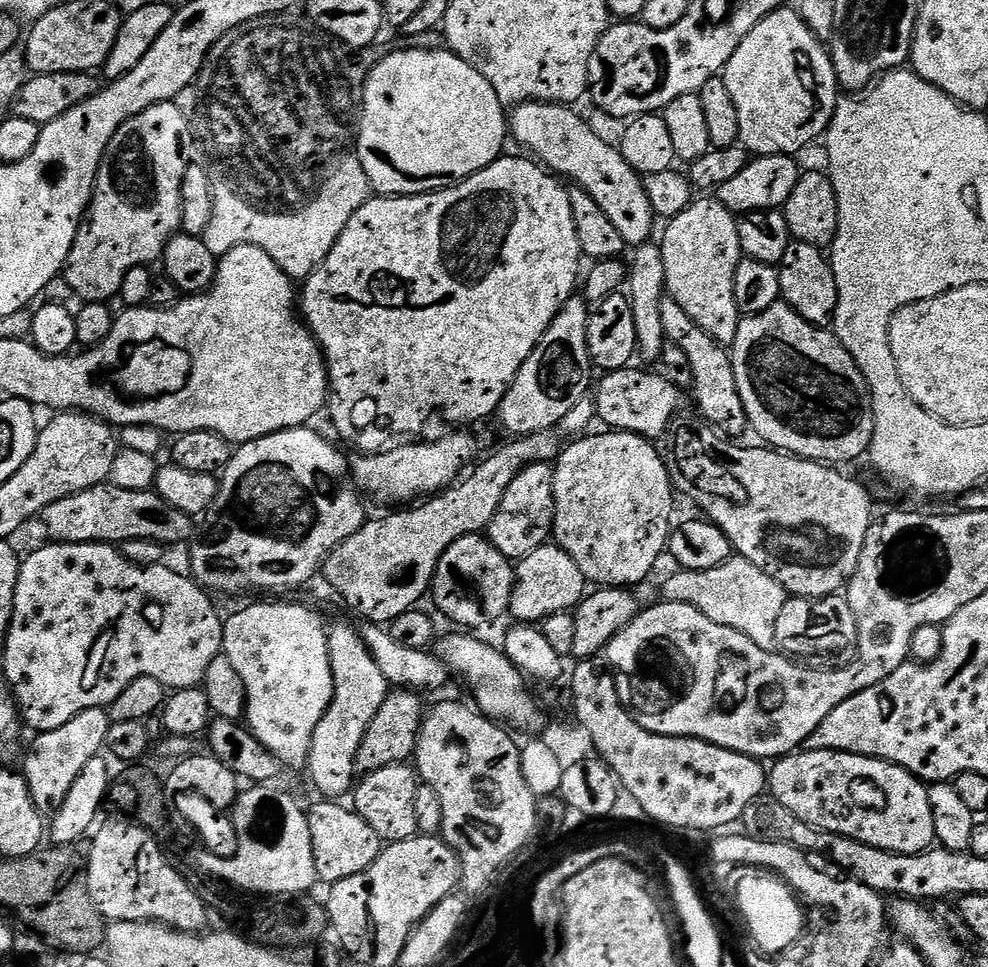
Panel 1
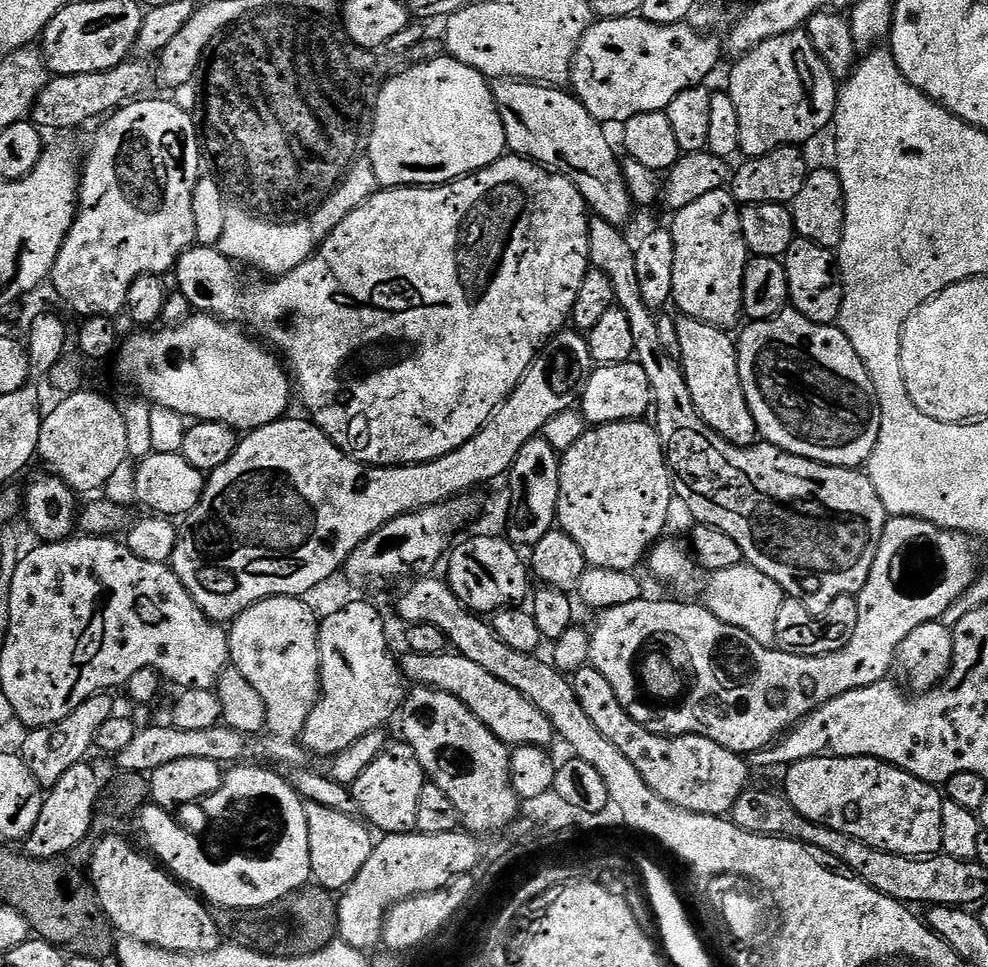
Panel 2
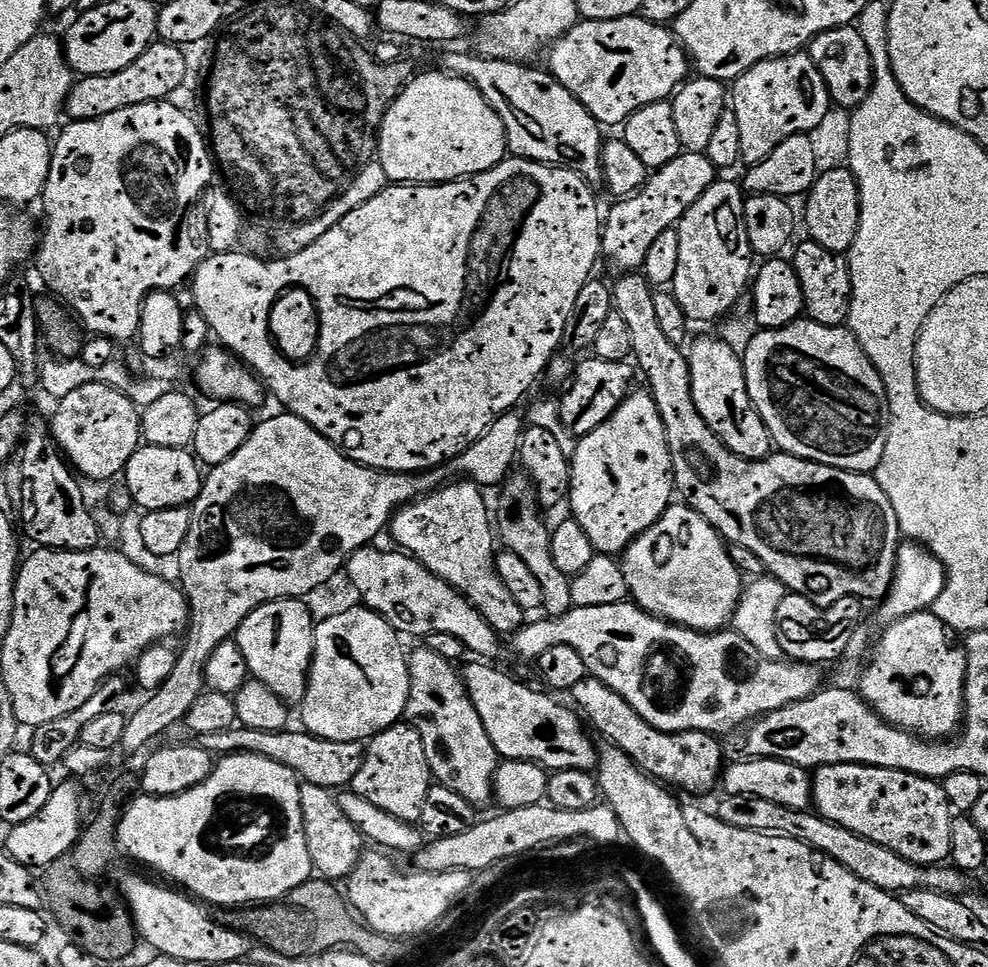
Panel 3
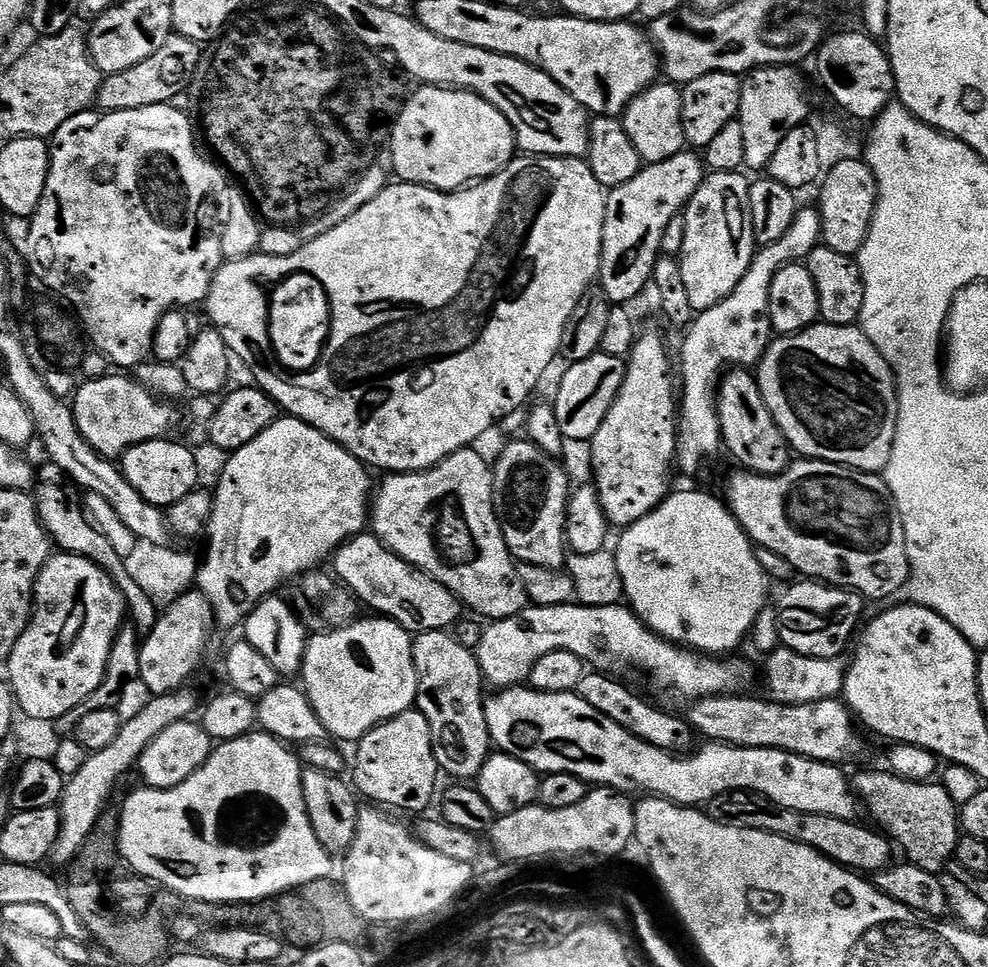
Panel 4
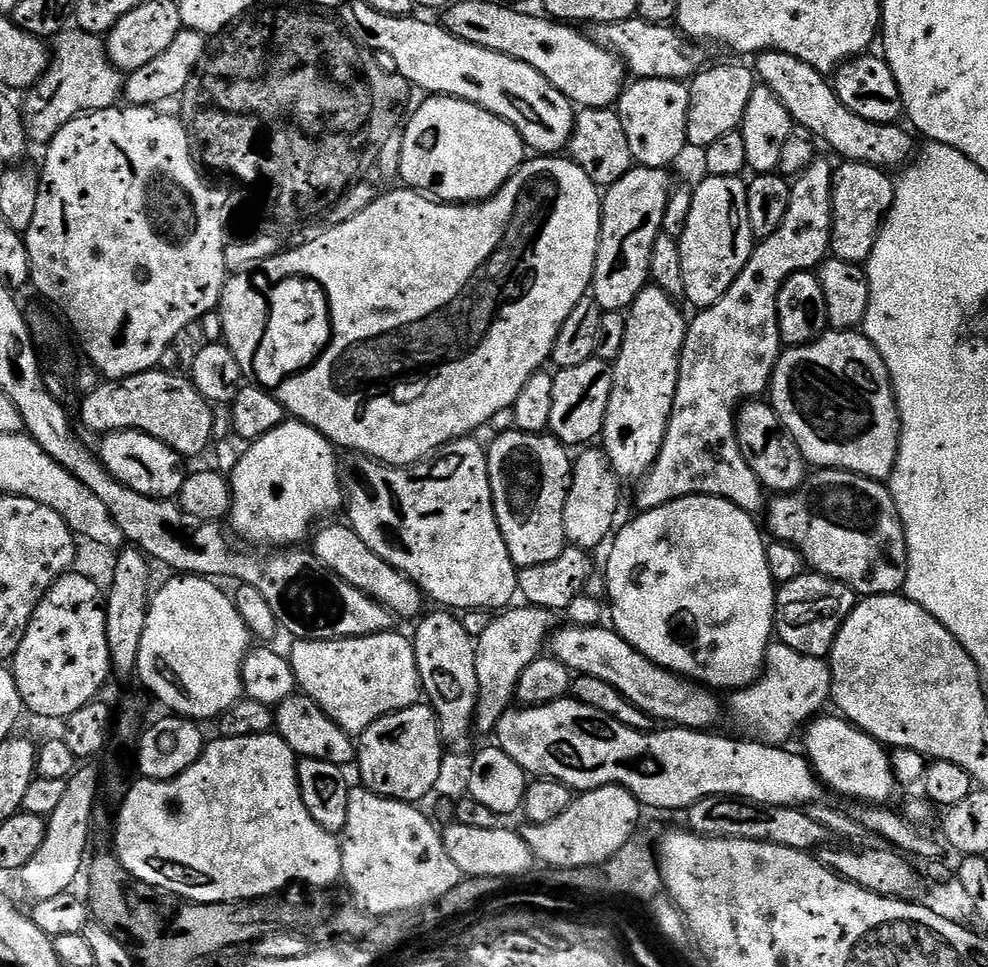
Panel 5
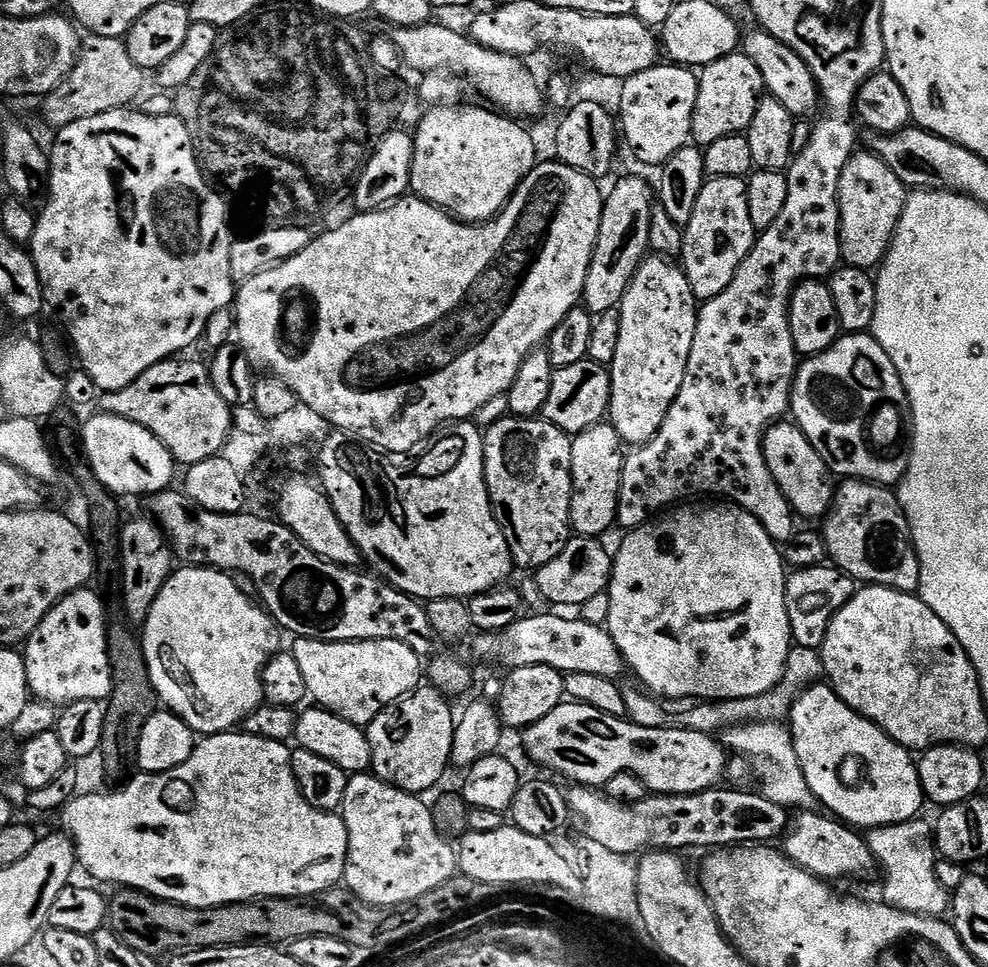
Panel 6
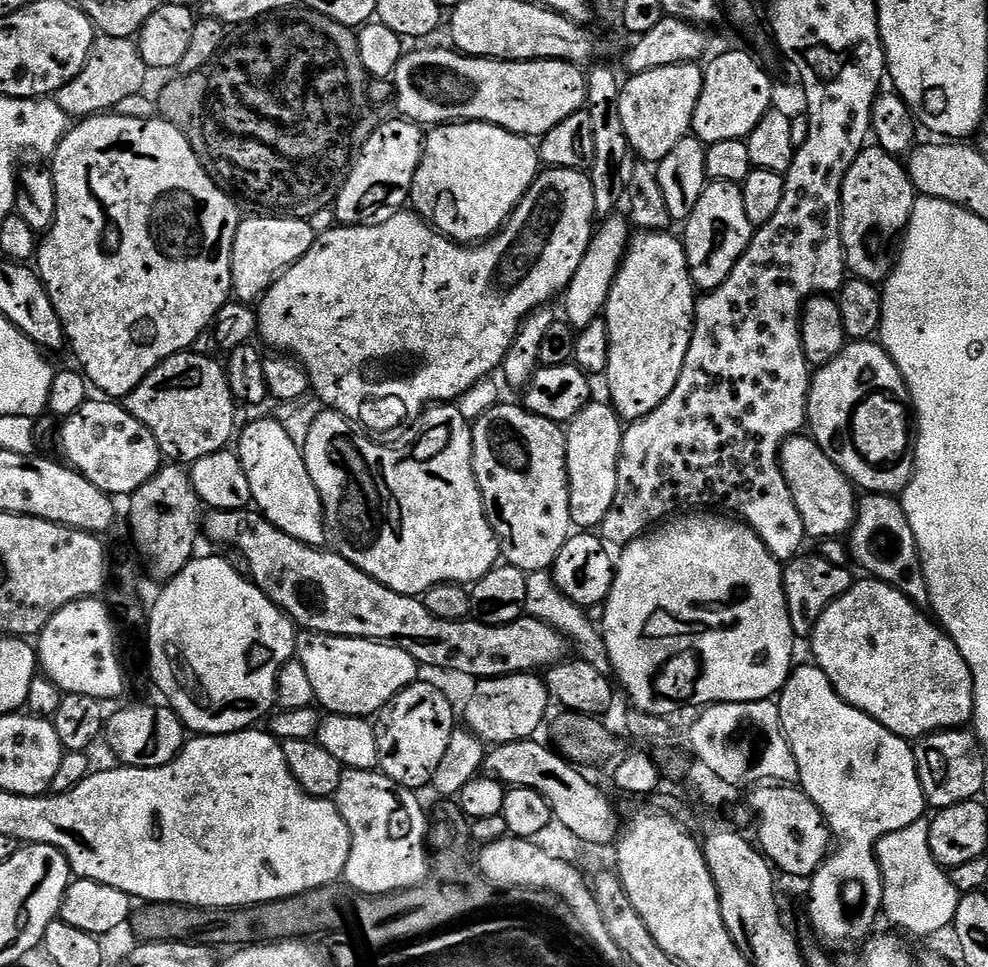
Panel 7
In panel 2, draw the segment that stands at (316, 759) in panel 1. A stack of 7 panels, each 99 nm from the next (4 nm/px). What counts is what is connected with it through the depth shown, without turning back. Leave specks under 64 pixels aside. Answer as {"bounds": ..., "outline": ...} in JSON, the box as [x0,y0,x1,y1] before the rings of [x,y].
{"bounds":[302,600,406,758],"outline":[[[356,600],[328,617],[320,624],[320,676],[321,696],[302,733],[302,743],[313,757],[328,756],[335,758],[346,751],[354,742],[364,736],[383,729],[384,723],[401,711],[406,699],[405,677],[401,665],[392,657],[392,648],[388,645],[388,632],[384,629],[384,620],[372,604]]]}

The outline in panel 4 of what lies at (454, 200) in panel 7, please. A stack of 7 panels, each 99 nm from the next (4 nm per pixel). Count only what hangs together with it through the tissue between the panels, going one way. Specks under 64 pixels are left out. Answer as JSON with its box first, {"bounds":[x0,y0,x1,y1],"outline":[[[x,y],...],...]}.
{"bounds":[390,86,517,192],"outline":[[[435,86],[417,87],[417,92],[407,97],[404,109],[390,129],[392,168],[405,184],[421,184],[438,192],[458,192],[479,181],[501,172],[517,155],[516,135],[510,122],[490,102],[474,92]]]}

